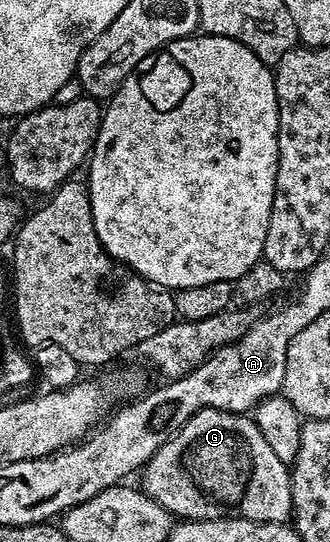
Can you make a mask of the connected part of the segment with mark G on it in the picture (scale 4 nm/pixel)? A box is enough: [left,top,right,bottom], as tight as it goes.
[141,409,292,523]

